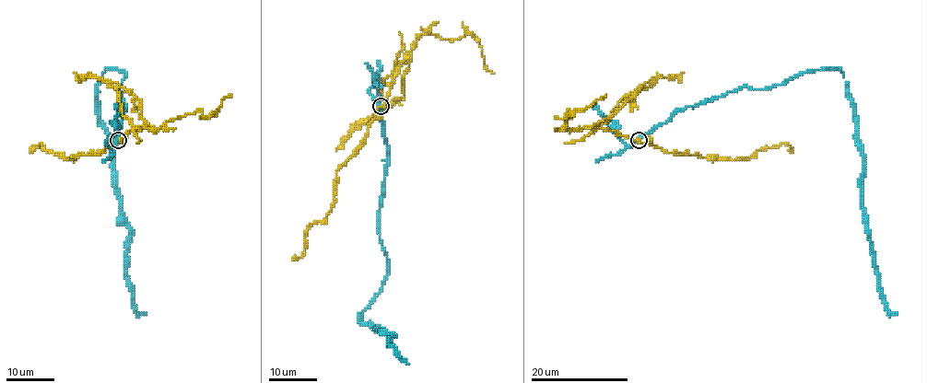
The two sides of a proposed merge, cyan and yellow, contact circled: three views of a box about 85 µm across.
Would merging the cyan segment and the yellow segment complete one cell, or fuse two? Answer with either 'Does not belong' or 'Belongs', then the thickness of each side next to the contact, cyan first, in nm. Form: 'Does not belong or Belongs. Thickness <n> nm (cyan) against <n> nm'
Does not belong. Thickness 320 nm (cyan) against 380 nm

